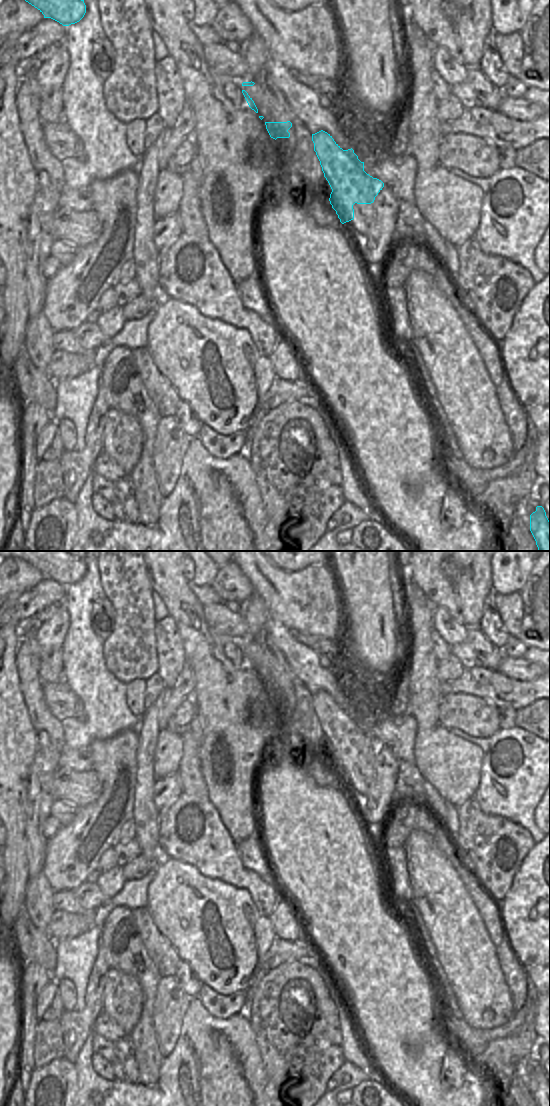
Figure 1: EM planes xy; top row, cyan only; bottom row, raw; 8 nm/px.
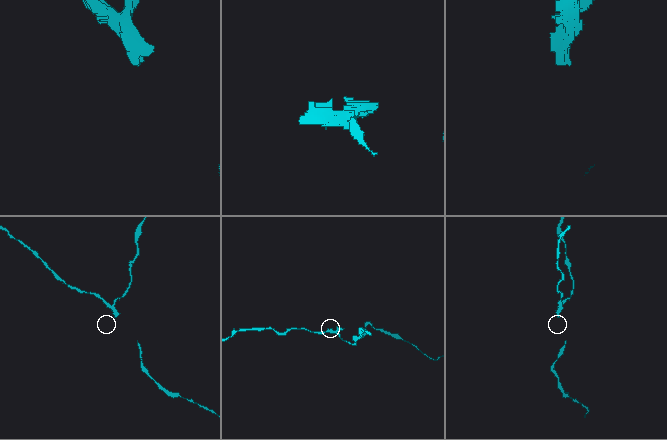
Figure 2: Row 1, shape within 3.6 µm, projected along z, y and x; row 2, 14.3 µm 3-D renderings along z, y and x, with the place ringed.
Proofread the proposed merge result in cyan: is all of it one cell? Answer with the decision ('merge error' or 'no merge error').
merge error

